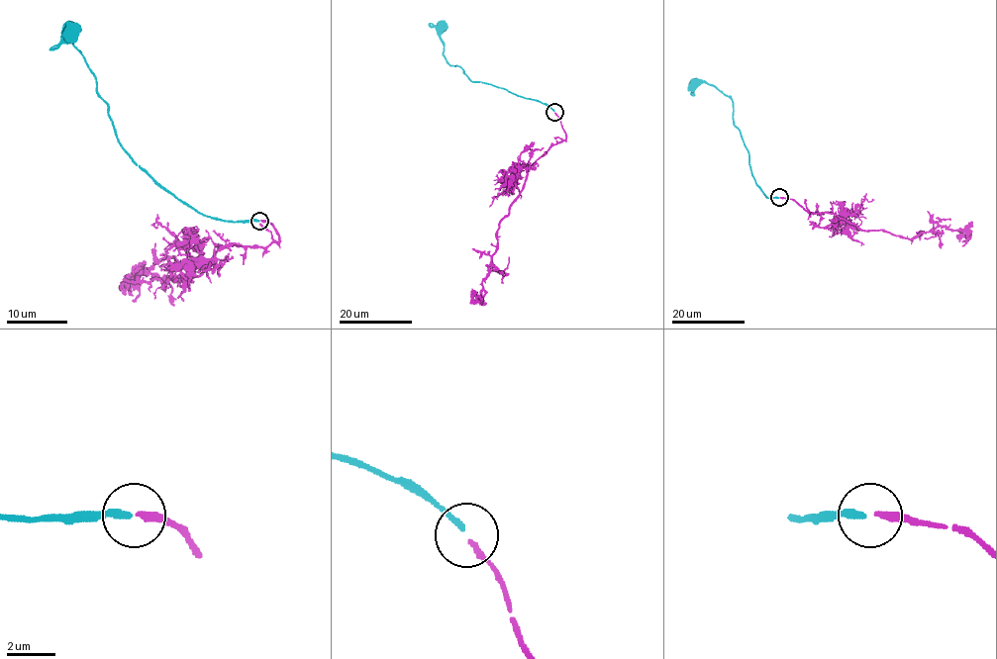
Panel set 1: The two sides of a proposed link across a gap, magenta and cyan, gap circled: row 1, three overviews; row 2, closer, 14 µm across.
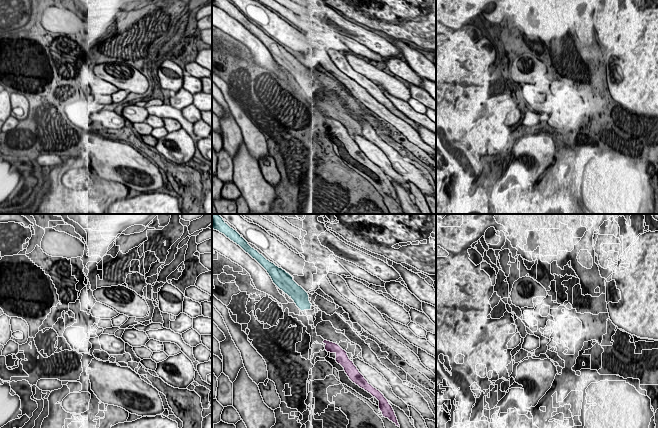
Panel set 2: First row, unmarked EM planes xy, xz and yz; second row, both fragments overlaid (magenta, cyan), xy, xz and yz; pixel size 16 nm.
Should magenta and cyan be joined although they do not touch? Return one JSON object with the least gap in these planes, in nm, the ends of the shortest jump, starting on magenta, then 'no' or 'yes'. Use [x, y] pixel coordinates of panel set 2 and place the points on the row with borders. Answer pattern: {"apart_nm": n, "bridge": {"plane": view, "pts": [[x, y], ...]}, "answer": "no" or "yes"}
{"apart_nm": 550, "bridge": {"plane": "xz", "pts": [[324, 340], [309, 309]]}, "answer": "yes"}

